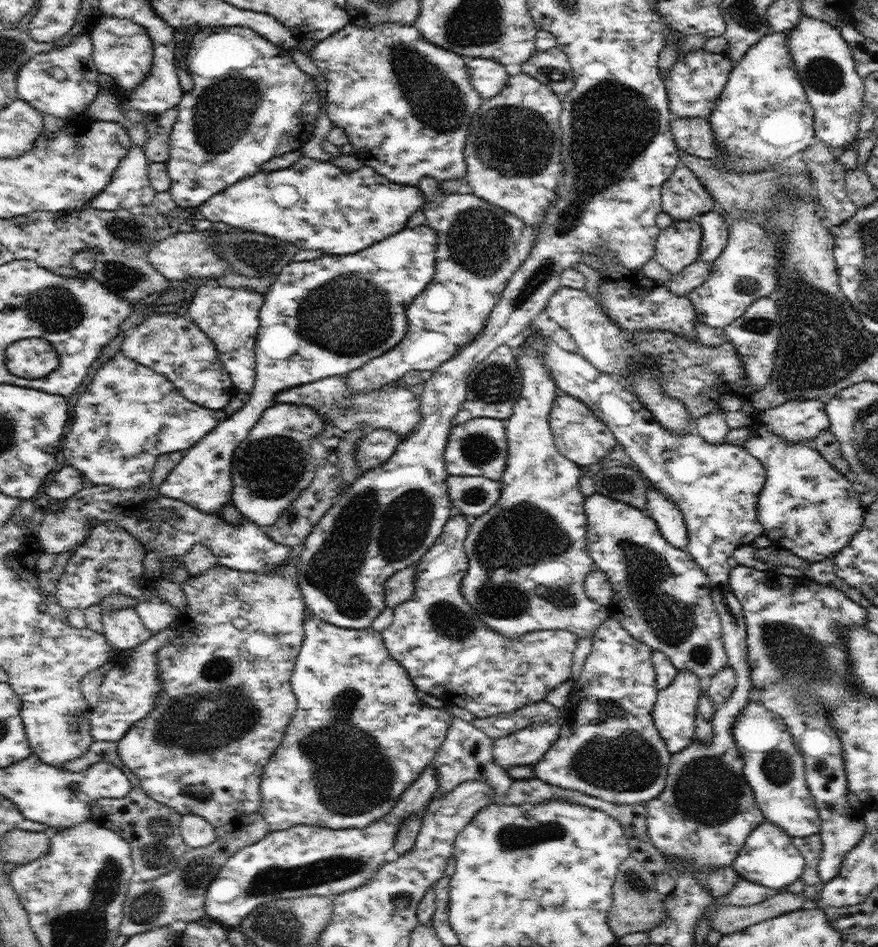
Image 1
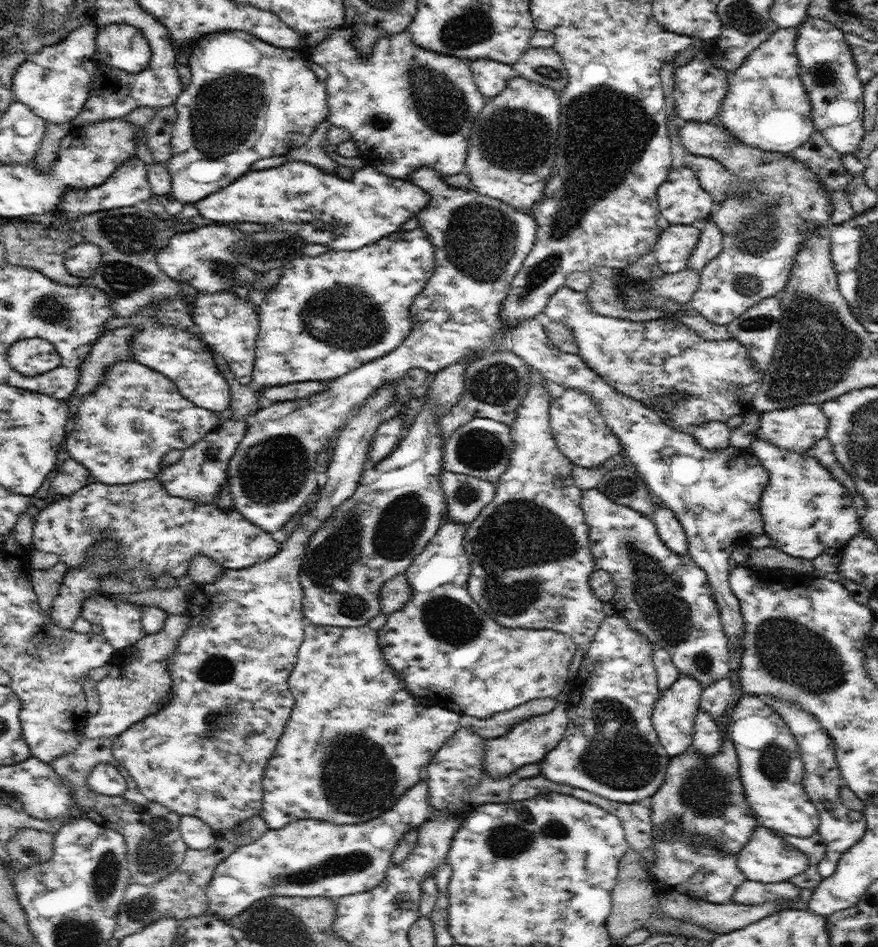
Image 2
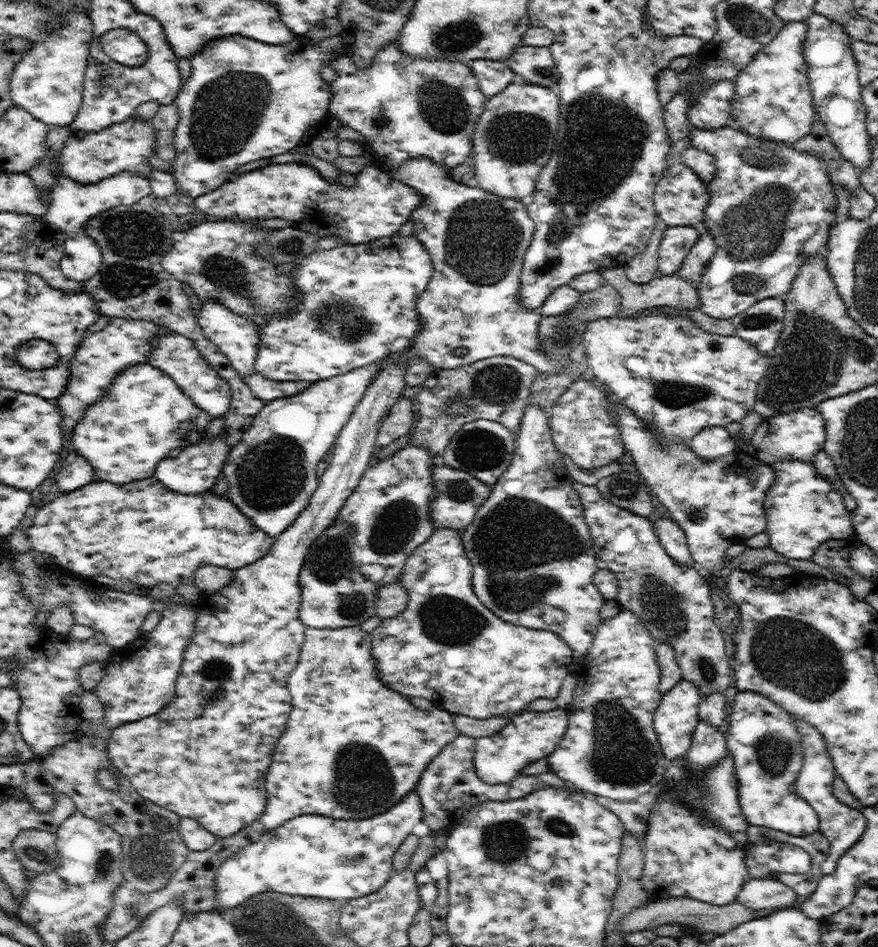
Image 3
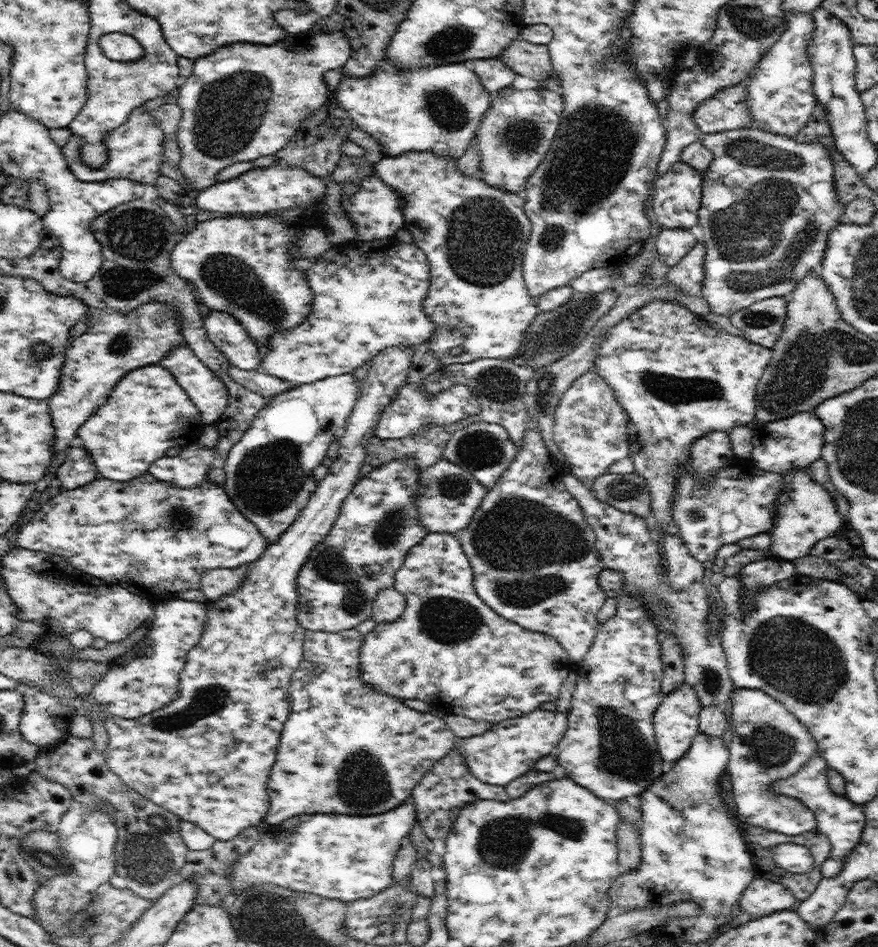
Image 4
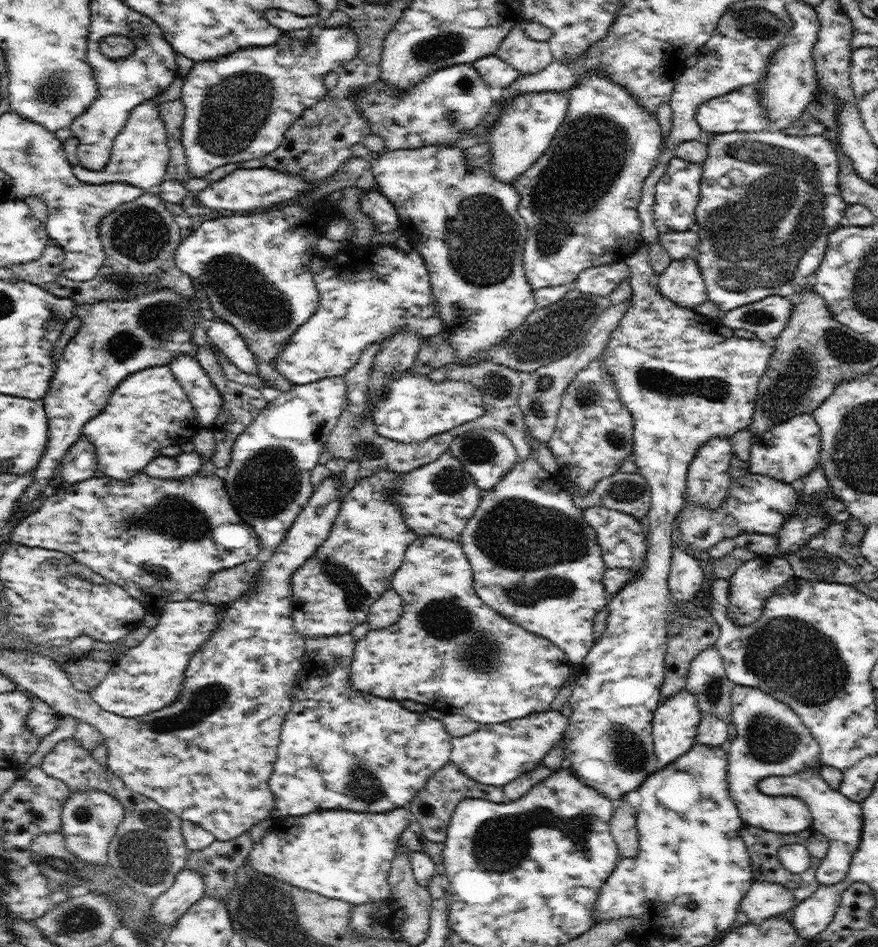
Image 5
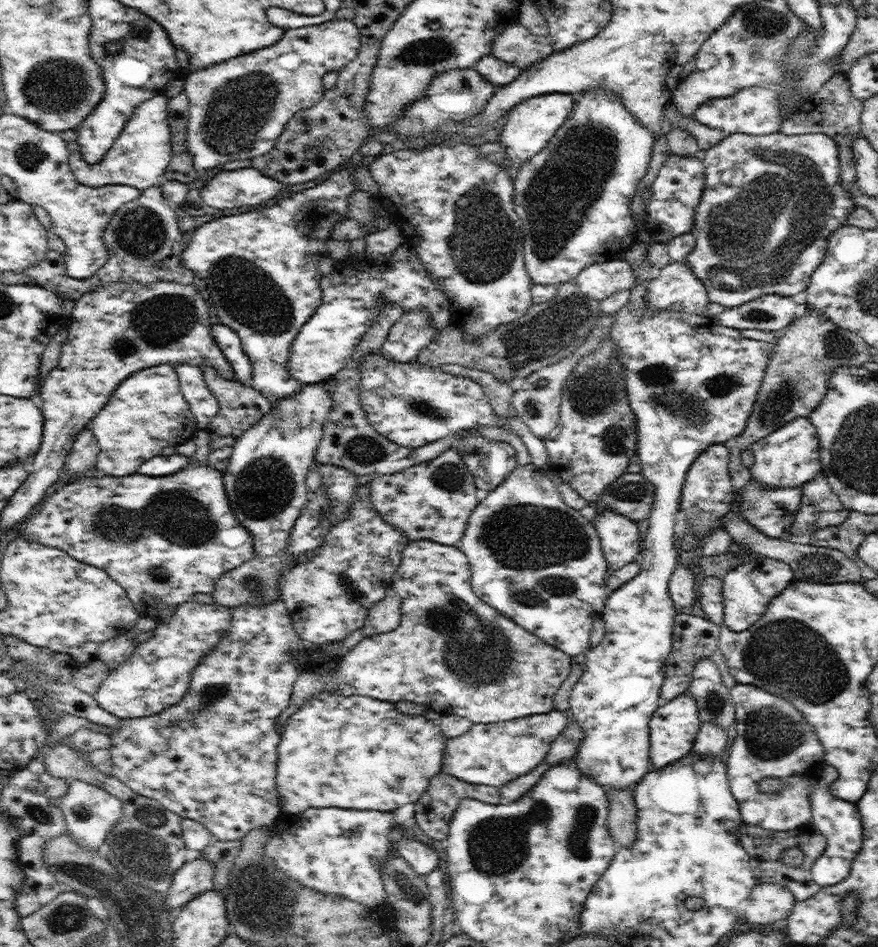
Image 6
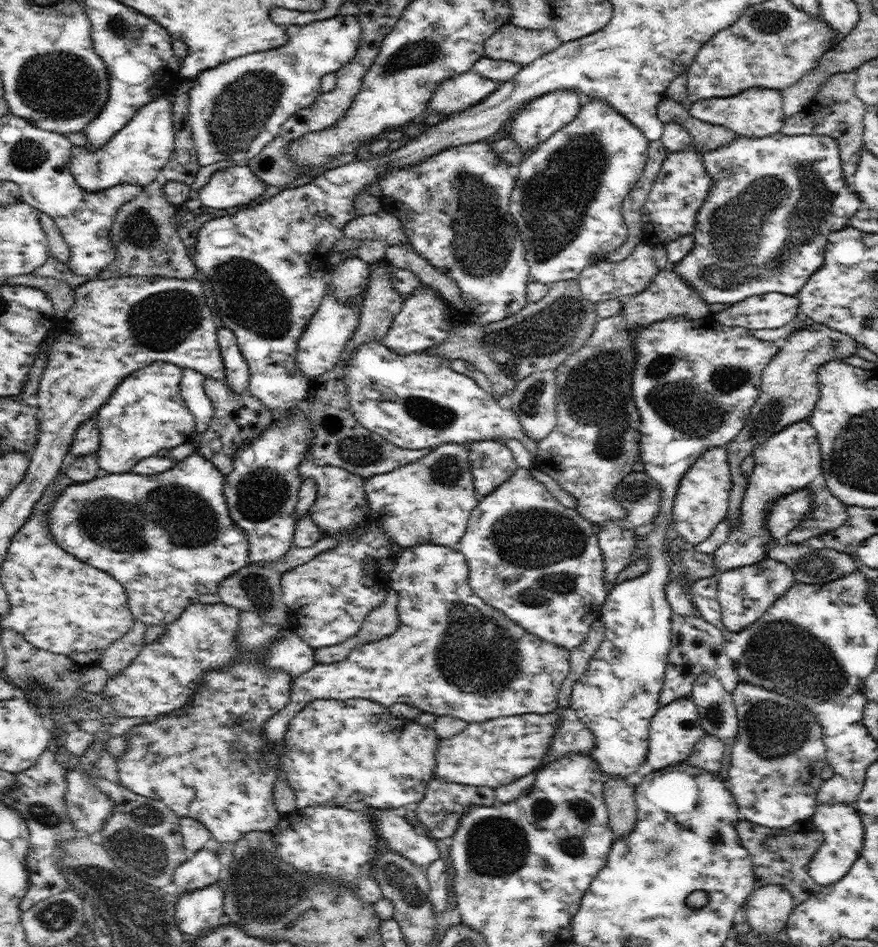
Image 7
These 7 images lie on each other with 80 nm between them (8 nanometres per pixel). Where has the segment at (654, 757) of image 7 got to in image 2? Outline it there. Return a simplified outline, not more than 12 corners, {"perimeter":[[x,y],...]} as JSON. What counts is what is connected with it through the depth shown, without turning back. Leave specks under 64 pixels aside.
{"perimeter":[[681,674],[652,724],[670,758],[692,749],[701,684]]}

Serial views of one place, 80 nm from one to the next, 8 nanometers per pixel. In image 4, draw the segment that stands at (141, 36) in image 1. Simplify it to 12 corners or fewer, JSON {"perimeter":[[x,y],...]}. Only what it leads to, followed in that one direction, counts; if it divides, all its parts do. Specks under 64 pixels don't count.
{"perimeter":[[113,32],[99,45],[111,60],[129,62],[143,57],[133,36]]}

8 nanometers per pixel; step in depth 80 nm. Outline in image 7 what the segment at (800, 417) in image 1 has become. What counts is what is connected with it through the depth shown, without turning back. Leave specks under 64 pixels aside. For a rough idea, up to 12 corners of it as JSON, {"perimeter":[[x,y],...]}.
{"perimeter":[[795,422],[756,446],[740,525],[718,574],[766,558],[774,499],[823,474],[817,432]]}

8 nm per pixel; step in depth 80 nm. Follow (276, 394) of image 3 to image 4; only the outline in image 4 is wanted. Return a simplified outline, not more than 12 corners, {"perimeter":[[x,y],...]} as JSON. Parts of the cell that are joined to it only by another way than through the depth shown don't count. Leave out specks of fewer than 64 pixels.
{"perimeter":[[231,366],[234,382],[264,399],[296,385],[261,369],[243,371]]}

